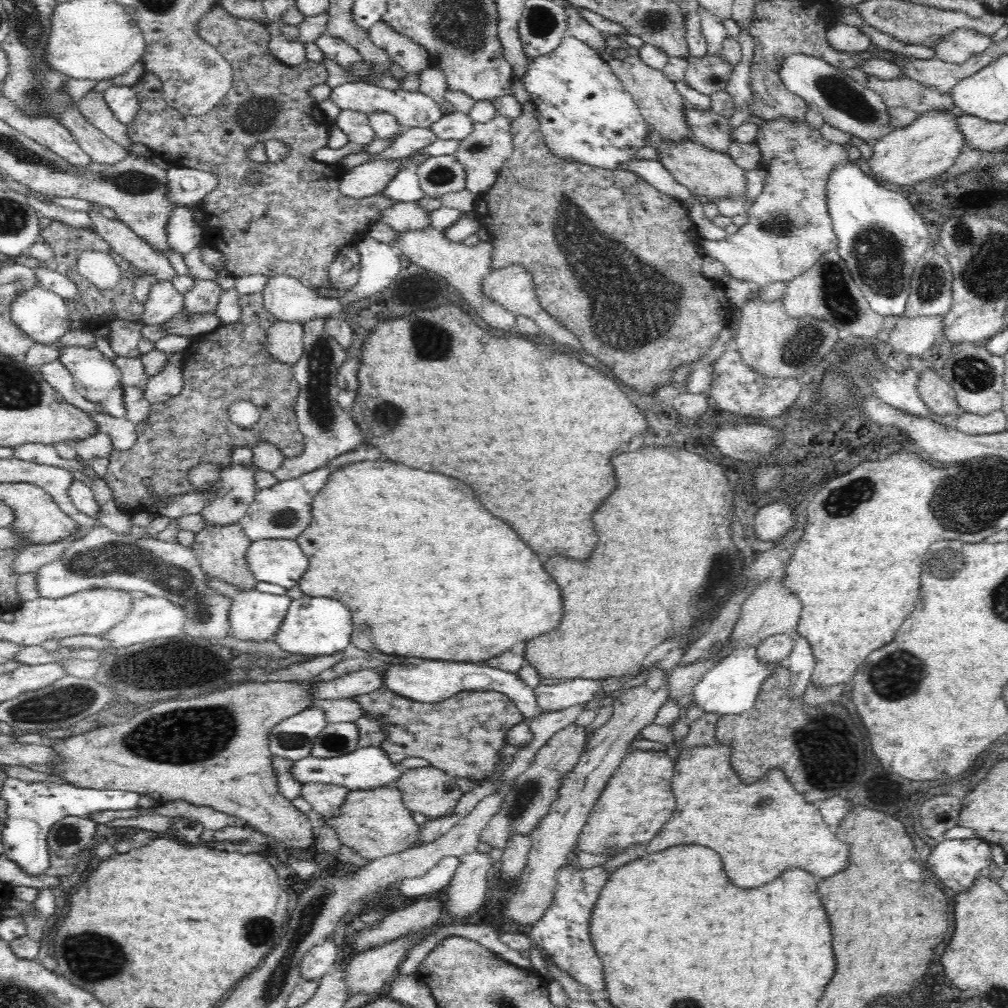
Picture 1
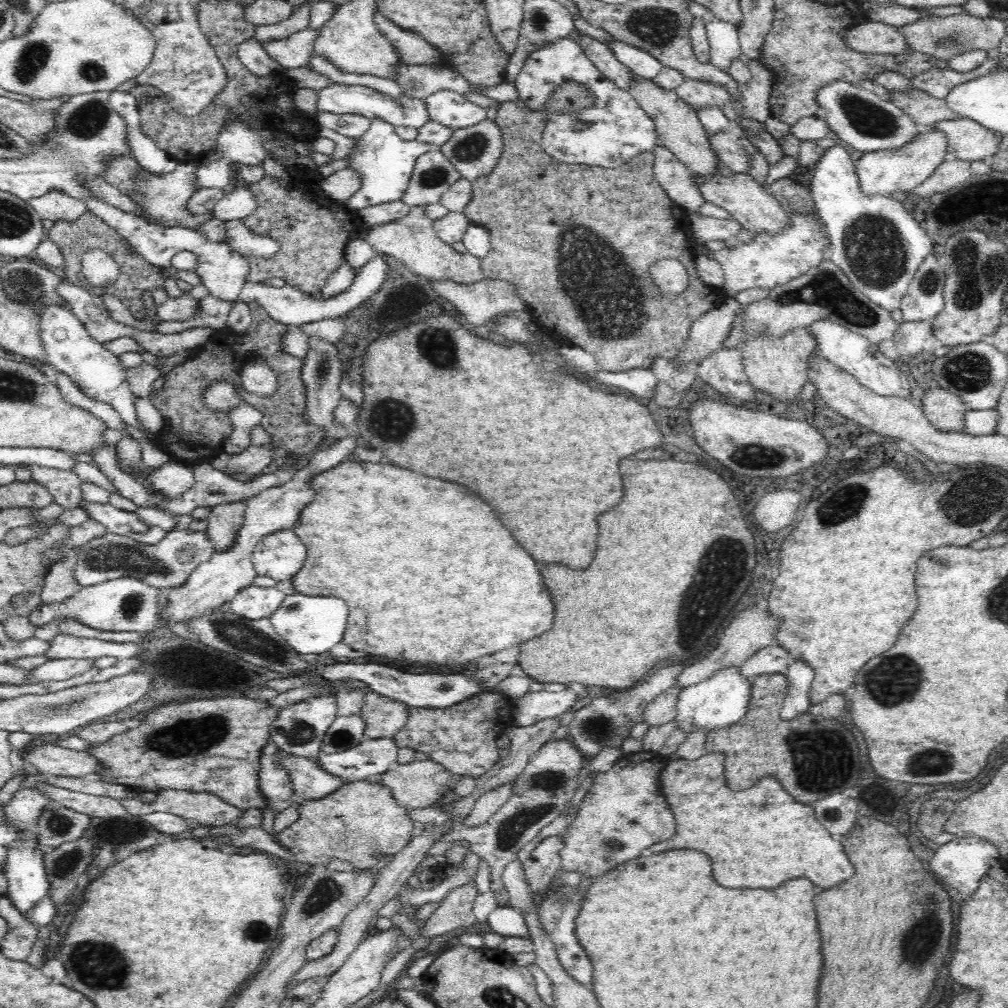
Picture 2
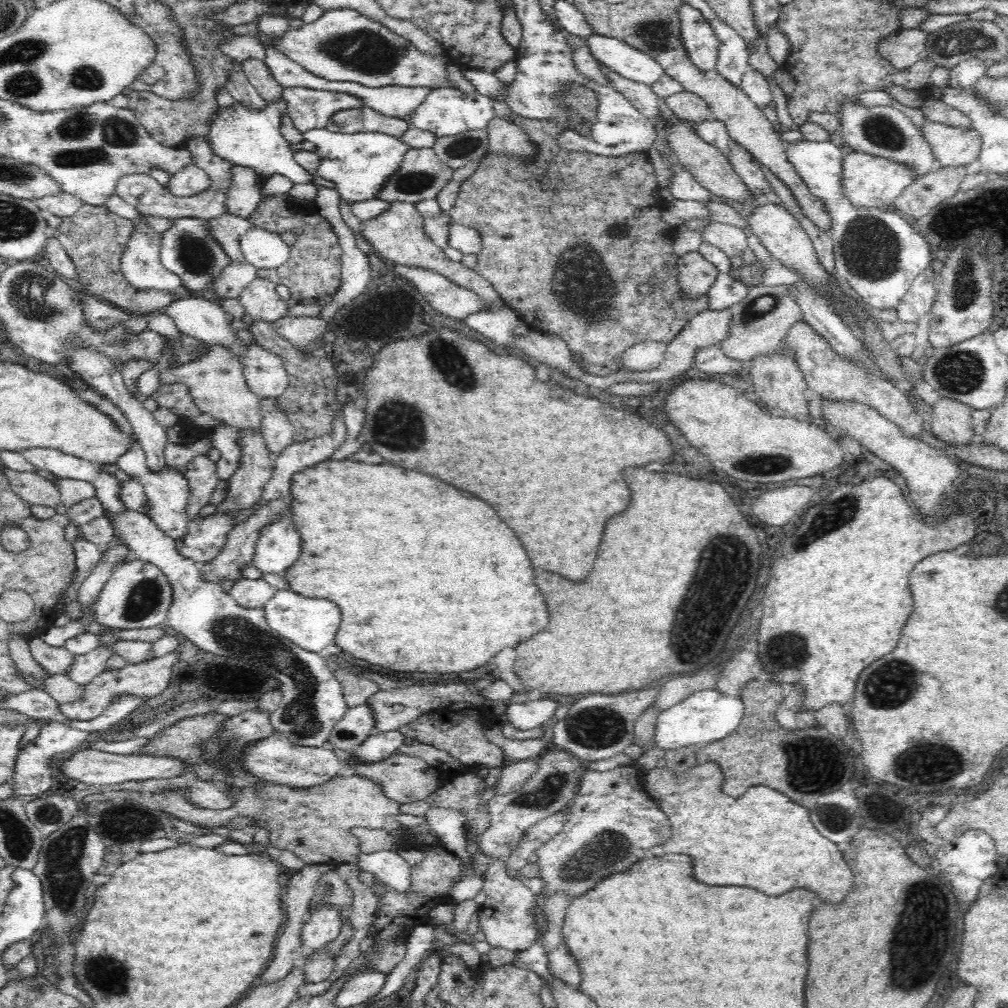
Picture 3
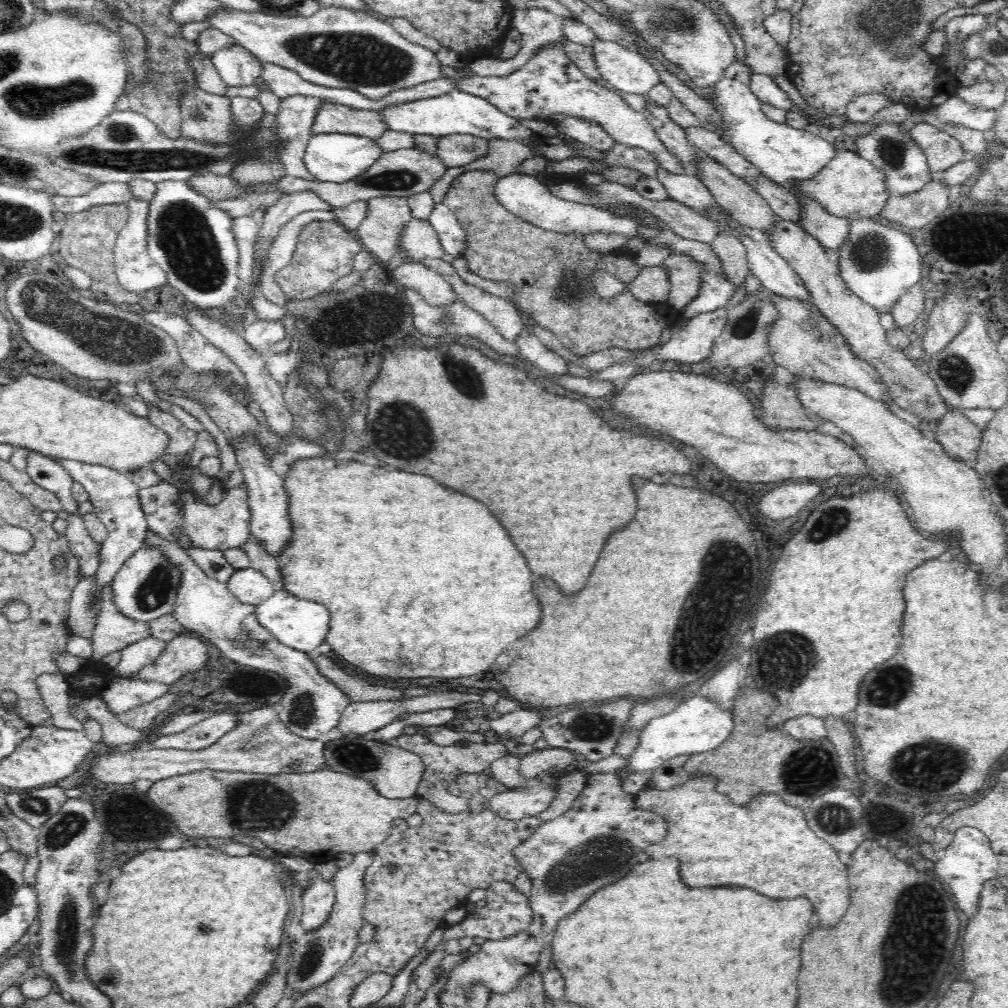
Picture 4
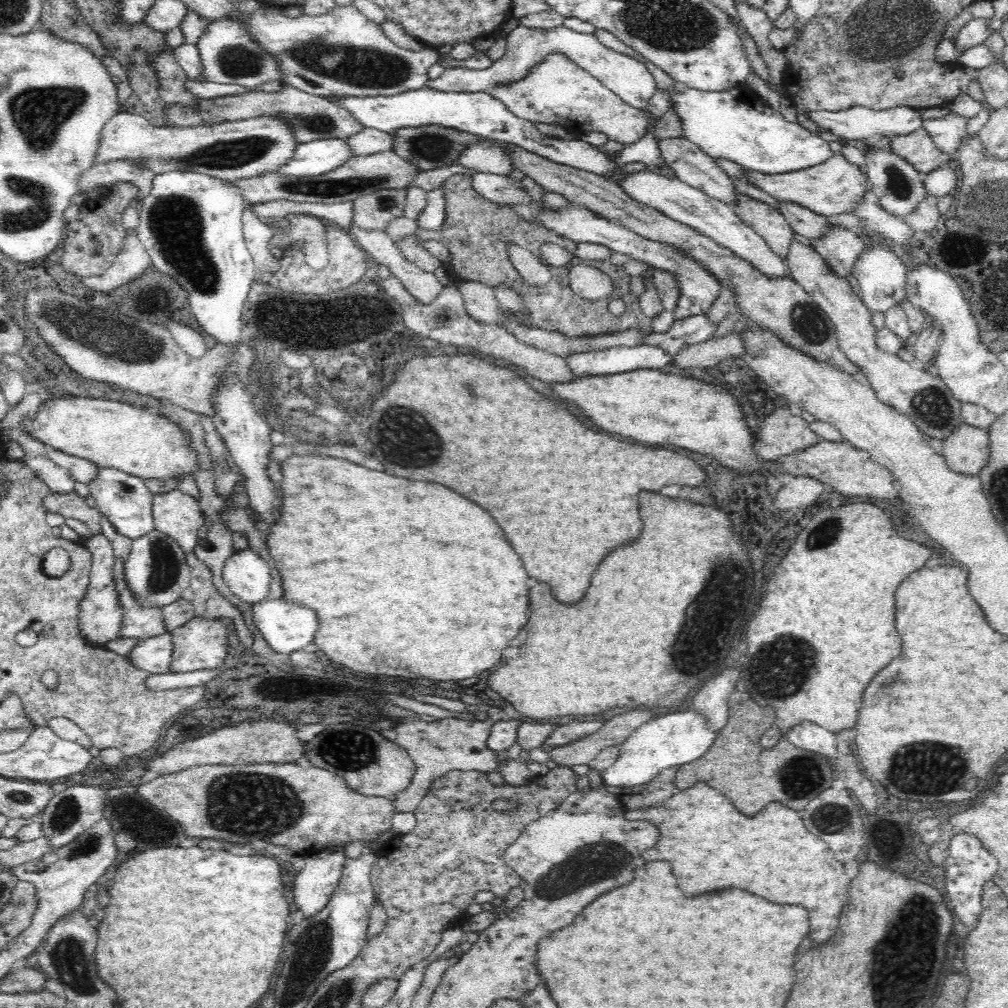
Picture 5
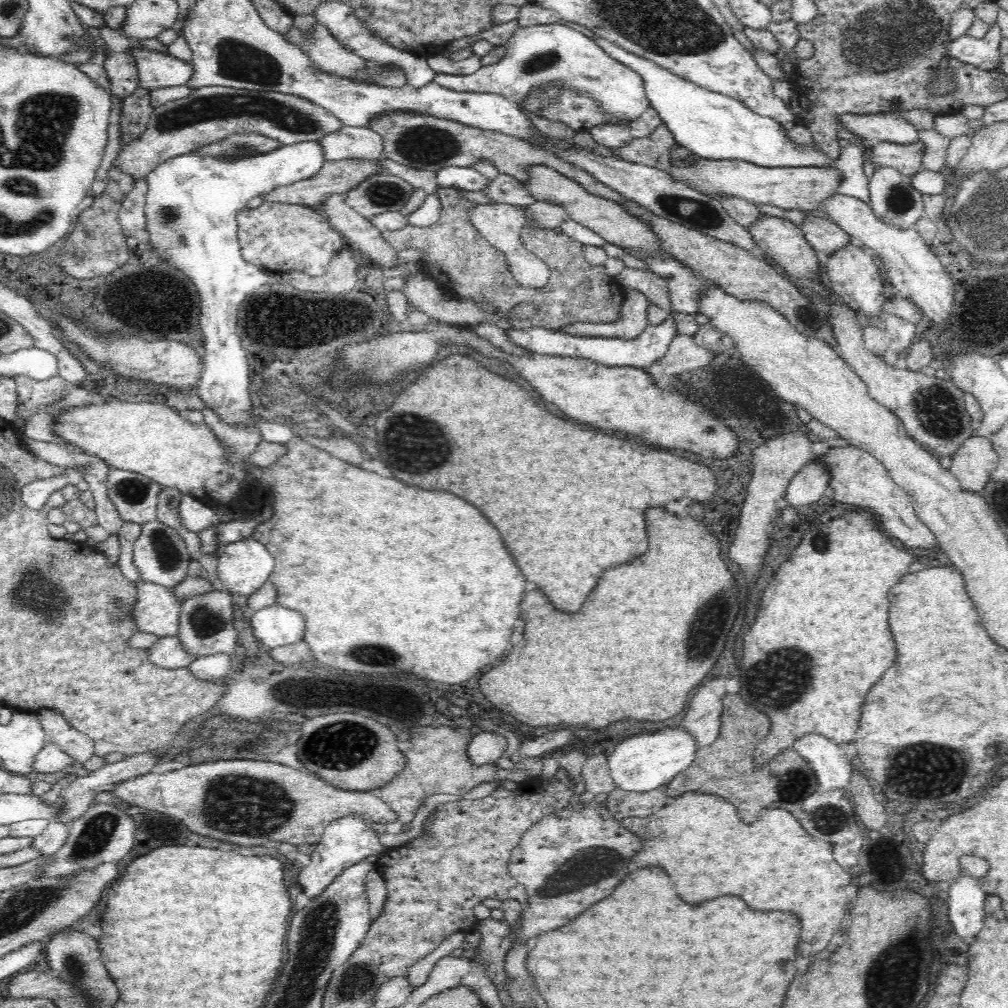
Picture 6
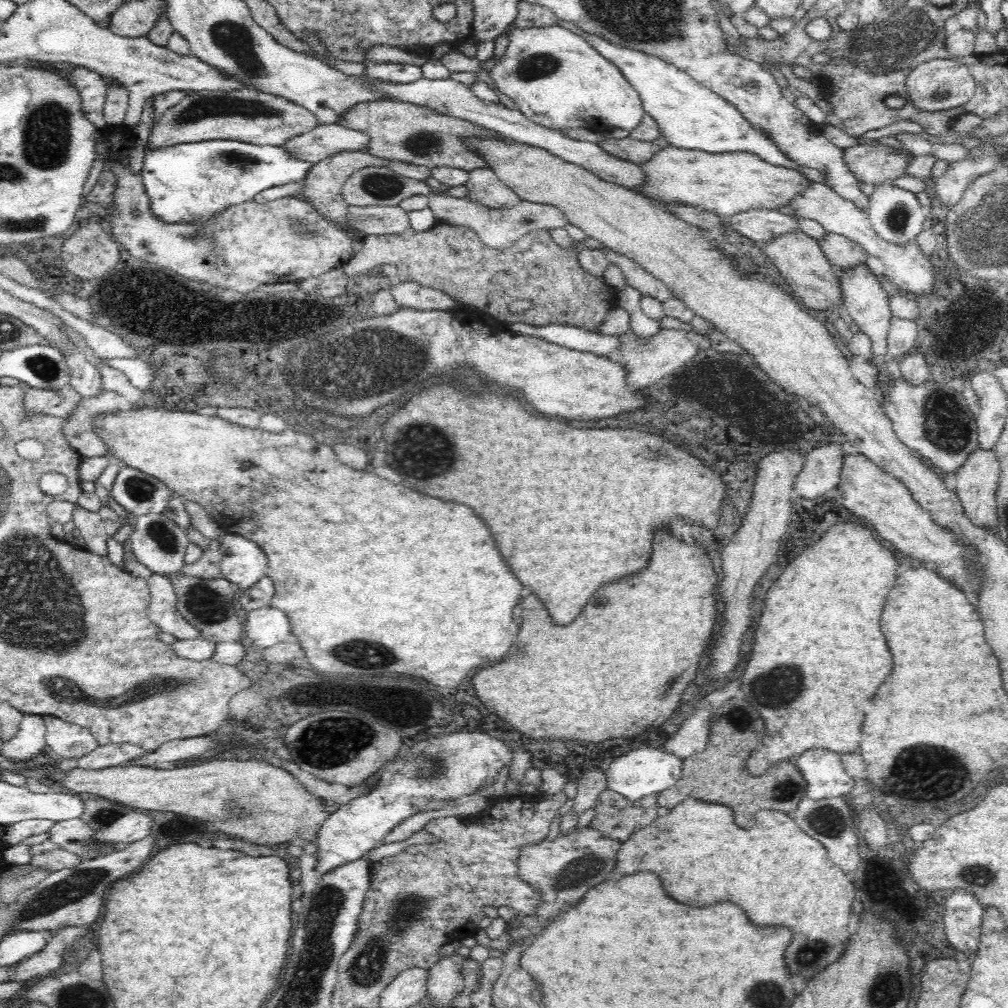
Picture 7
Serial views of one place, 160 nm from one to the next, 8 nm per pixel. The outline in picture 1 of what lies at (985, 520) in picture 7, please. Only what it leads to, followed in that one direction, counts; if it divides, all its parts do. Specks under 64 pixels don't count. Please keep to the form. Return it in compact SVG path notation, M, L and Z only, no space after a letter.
M932 369L920 372L917 391L930 412L934 414L952 416L952 414L961 413L955 390L941 377L940 373Z

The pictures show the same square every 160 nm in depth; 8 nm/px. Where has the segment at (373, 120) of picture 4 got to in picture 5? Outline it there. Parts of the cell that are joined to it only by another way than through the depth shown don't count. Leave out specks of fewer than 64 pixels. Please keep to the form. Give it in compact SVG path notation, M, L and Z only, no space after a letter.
M286 85L275 93L266 91L244 91L243 93L217 96L211 99L200 99L197 103L186 107L180 103L167 103L164 114L168 119L168 127L216 127L217 125L249 120L256 117L274 117L279 114L282 121L288 123L296 142L307 143L312 140L326 140L330 138L346 139L364 127L352 113L343 106L330 102L325 97L316 96L292 85Z

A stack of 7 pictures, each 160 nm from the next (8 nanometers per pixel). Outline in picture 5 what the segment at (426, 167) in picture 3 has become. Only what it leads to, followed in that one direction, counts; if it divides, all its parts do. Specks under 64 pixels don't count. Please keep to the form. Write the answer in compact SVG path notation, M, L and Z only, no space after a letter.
M393 150L373 155L352 155L343 165L337 166L325 175L318 176L282 176L277 172L247 179L240 179L234 185L240 187L245 204L262 204L272 200L292 200L303 203L334 204L339 202L353 202L355 198L385 188L403 188L411 186L415 174L420 170L409 160L400 158Z

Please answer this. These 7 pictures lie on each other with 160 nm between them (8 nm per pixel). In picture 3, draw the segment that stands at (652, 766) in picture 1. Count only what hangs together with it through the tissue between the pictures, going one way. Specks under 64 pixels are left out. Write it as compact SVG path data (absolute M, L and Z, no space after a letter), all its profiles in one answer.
M636 764L603 772L586 768L582 771L581 783L575 800L568 807L568 819L563 830L535 852L540 867L539 878L545 882L542 889L545 899L560 892L568 896L582 896L592 890L600 880L630 870L632 864L649 855L648 850L666 843L670 838L672 828L668 816L662 812L655 798L643 789L646 772Z

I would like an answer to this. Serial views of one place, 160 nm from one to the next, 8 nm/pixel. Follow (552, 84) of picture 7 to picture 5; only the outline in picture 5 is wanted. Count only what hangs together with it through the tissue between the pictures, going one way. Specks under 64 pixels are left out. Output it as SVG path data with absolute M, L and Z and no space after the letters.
M518 24L510 31L506 39L506 52L502 58L493 61L489 68L472 70L471 68L448 68L435 72L426 85L442 92L490 92L496 86L522 80L534 66L538 66L552 52L559 52L583 68L588 74L597 78L606 88L612 89L626 104L634 108L645 109L650 98L656 92L657 84L648 67L631 56L616 52L604 46L591 33L576 32L565 25L548 30L528 28Z

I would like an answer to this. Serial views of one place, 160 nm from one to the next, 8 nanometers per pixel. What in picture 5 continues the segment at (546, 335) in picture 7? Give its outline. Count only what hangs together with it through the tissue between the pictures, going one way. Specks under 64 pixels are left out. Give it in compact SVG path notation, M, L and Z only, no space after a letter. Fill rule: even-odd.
M569 203L566 208L560 210L545 210L541 206L539 220L548 230L554 231L560 236L569 238L575 243L591 242L592 244L602 244L610 248L610 252L622 252L631 256L634 260L645 262L651 268L671 272L677 280L680 296L676 308L673 310L674 321L684 319L688 316L706 314L713 302L718 298L721 291L721 284L717 278L713 277L697 260L694 260L683 250L678 250L669 244L648 240L624 226L612 224L612 221L600 217L592 212L588 207ZM658 345L614 346L608 350L592 350L580 354L568 354L567 365L576 377L618 374L638 369L660 370L673 358Z

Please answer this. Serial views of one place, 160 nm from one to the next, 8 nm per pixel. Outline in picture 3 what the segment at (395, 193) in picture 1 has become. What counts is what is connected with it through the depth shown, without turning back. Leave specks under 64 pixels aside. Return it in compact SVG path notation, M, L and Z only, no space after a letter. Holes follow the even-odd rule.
M276 100L261 109L250 109L235 101L231 107L218 109L212 116L210 124L210 147L216 155L235 166L253 168L256 174L265 178L272 174L282 174L294 183L310 183L313 175L302 168L294 159L294 151L289 142L282 136L280 126L282 116L287 113L284 100ZM324 127L310 129L303 135L307 141L316 145L320 157L316 175L333 182L341 199L348 201L350 206L355 202L374 199L386 179L395 174L405 152L410 149L399 138L381 132L344 134L330 132Z

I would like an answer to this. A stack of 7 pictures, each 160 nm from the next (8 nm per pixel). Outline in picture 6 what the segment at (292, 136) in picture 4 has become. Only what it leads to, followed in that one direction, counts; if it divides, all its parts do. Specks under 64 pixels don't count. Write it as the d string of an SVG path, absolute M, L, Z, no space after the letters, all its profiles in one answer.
M246 132L246 134L230 134L224 140L206 144L196 148L198 155L218 155L218 157L241 157L253 155L254 153L265 153L275 148L283 147L284 144L262 136L257 132Z

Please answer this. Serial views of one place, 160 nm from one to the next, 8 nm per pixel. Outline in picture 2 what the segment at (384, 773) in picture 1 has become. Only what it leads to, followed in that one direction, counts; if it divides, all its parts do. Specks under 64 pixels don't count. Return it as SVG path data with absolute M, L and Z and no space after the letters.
M372 737L344 752L320 754L318 761L320 767L340 776L346 783L363 781L372 776L382 776L394 766L398 749L393 738Z

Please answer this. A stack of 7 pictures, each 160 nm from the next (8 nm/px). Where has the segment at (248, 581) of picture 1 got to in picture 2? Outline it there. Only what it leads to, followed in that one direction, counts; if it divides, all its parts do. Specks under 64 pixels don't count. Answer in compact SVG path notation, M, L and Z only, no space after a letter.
M248 500L232 501L216 505L210 511L206 533L216 551L225 551L236 540L237 532L244 522L246 504Z

